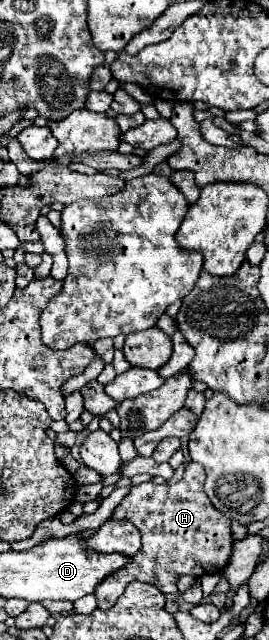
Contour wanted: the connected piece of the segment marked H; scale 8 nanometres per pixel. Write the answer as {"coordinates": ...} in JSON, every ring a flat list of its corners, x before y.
{"coordinates":[[189,461,185,465,183,479,175,485,149,481,131,487,129,495,117,505,111,519,131,521,141,531,143,547,137,555,131,557,131,565,127,565,125,569,117,569,111,577,107,577,107,581,101,581,95,587,99,609,111,609,127,583,135,579,151,583,161,593,169,595,177,593,177,579,181,575,191,575,199,579,209,573,219,573,229,563,233,551,231,521,211,505,203,483,203,465]]}

